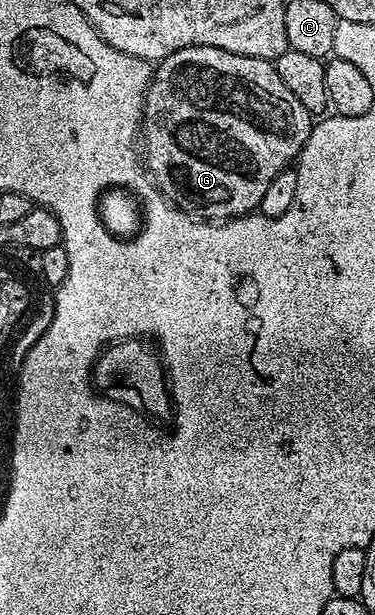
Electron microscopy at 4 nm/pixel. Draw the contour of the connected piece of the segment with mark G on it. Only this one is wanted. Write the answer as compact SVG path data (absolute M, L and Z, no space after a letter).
M190 46L189 48L183 48L178 50L174 54L170 54L166 59L159 61L155 65L152 73L152 80L148 83L148 89L144 95L144 119L140 122L139 135L142 137L142 163L146 169L147 175L150 177L151 183L155 186L163 195L165 201L171 202L178 208L183 208L185 212L189 214L195 214L200 218L207 218L213 222L219 222L221 220L233 220L236 216L246 216L255 213L260 207L262 202L262 194L266 194L266 189L269 188L270 182L274 182L274 178L278 176L283 168L289 167L299 157L301 150L306 146L306 142L310 138L312 133L312 126L314 123L313 113L306 110L306 106L302 106L302 102L298 102L298 98L294 98L294 94L290 94L289 88L286 86L286 82L282 82L282 78L278 78L278 70L275 63L270 60L263 60L262 58L254 58L253 56L247 56L246 54L234 54L230 50L218 50L218 46Z

